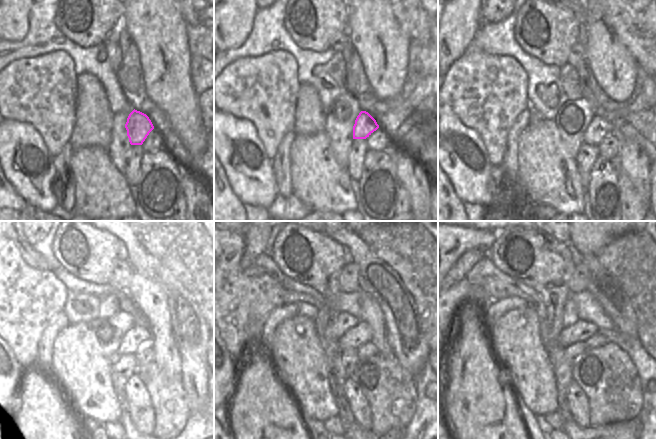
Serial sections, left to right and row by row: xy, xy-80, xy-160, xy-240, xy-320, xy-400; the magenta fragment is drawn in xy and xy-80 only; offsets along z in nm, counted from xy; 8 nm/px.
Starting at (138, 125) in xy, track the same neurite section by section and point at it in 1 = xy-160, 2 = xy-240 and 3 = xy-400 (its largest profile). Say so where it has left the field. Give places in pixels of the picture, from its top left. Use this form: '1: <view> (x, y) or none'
1: xy-160 (598, 127)
2: xy-240 (138, 338)
3: xy-400 (580, 331)

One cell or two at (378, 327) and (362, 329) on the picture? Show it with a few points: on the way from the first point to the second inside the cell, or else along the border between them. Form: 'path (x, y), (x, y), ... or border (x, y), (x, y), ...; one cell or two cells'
border (361, 320), (372, 330), (371, 340); two cells

